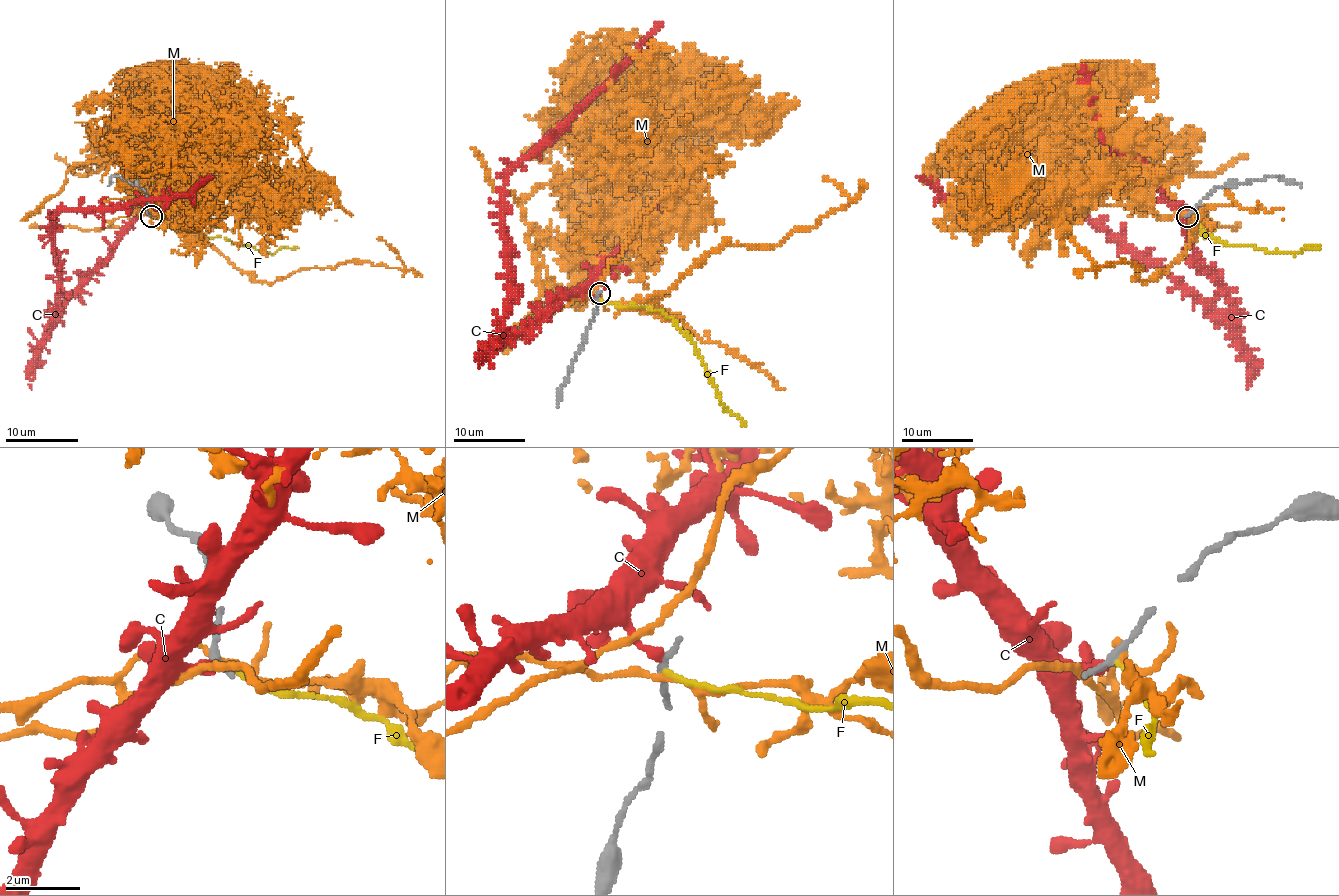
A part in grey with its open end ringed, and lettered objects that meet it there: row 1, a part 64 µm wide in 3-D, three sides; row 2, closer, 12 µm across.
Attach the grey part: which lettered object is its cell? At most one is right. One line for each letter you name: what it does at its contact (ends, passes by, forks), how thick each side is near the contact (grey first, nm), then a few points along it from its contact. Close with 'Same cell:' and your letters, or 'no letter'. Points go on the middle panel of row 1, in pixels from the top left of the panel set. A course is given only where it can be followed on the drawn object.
Same cell: no letter

